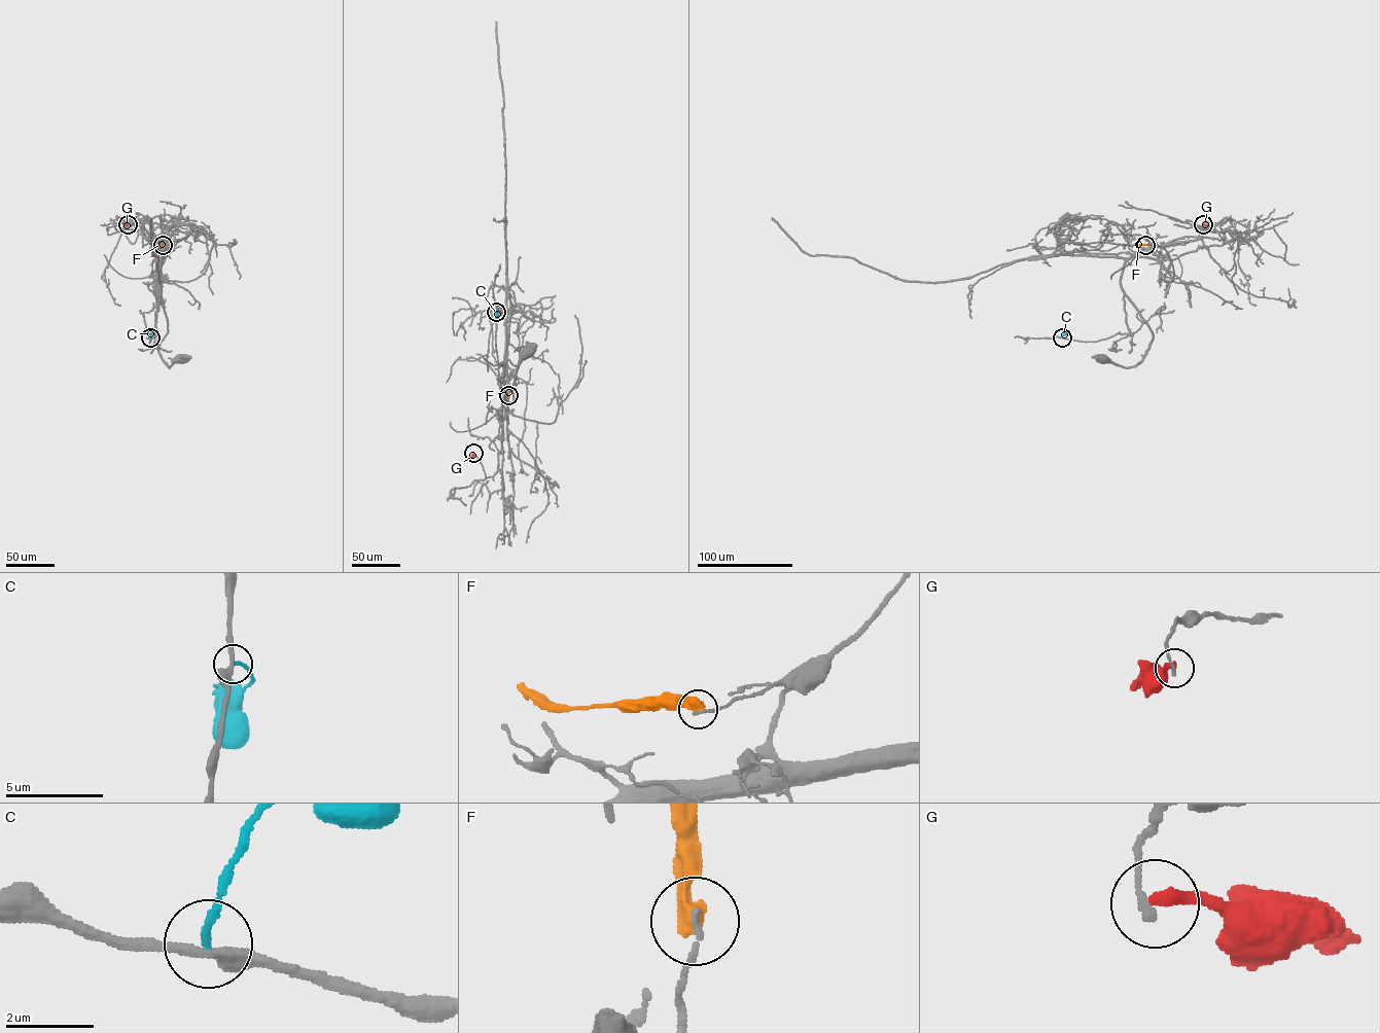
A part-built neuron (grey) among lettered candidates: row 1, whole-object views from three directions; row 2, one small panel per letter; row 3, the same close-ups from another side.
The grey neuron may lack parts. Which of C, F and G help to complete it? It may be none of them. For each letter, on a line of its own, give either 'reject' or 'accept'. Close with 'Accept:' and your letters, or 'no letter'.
C: reject
F: reject
G: reject
Accept: no letter

